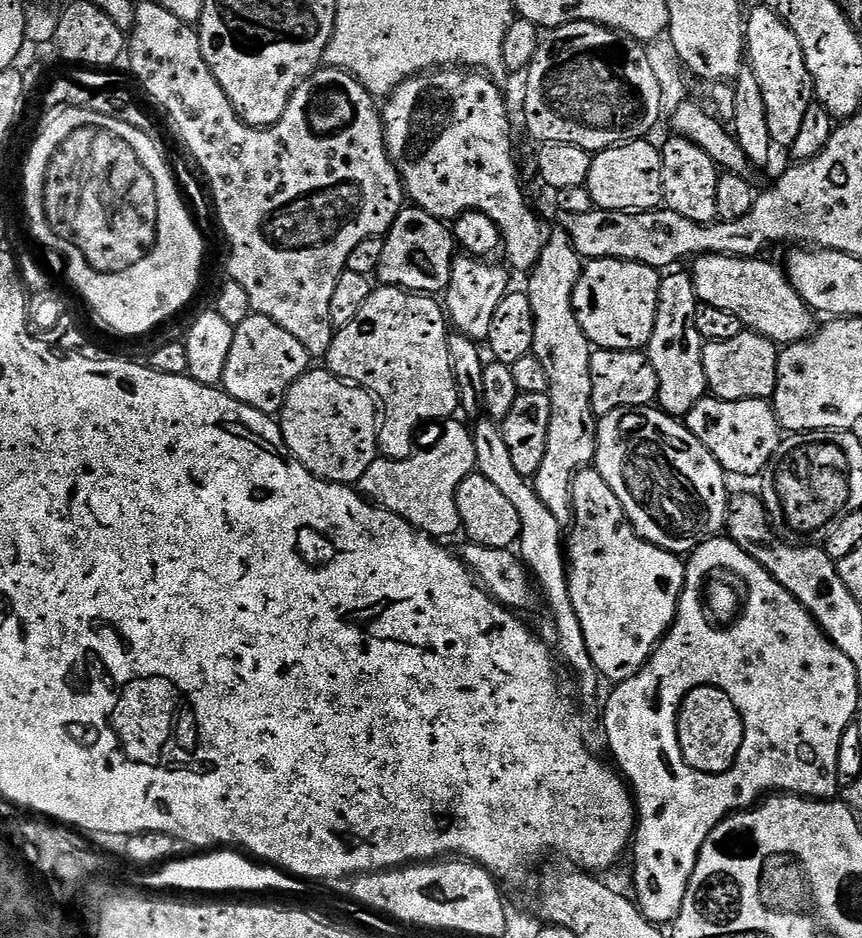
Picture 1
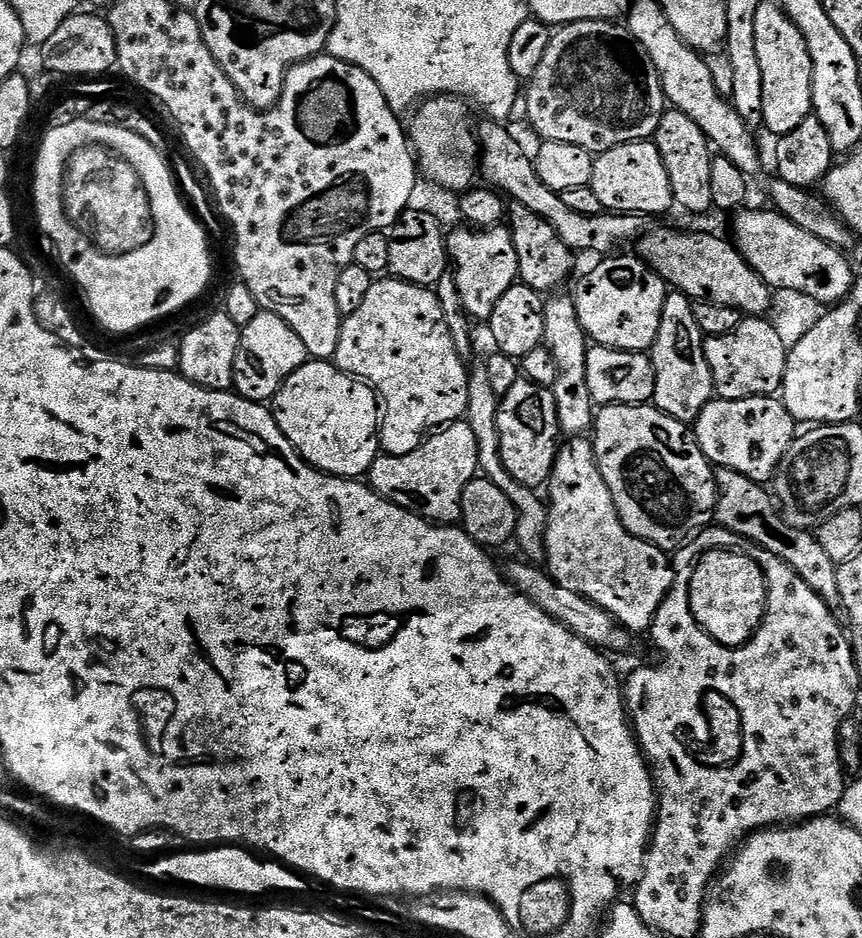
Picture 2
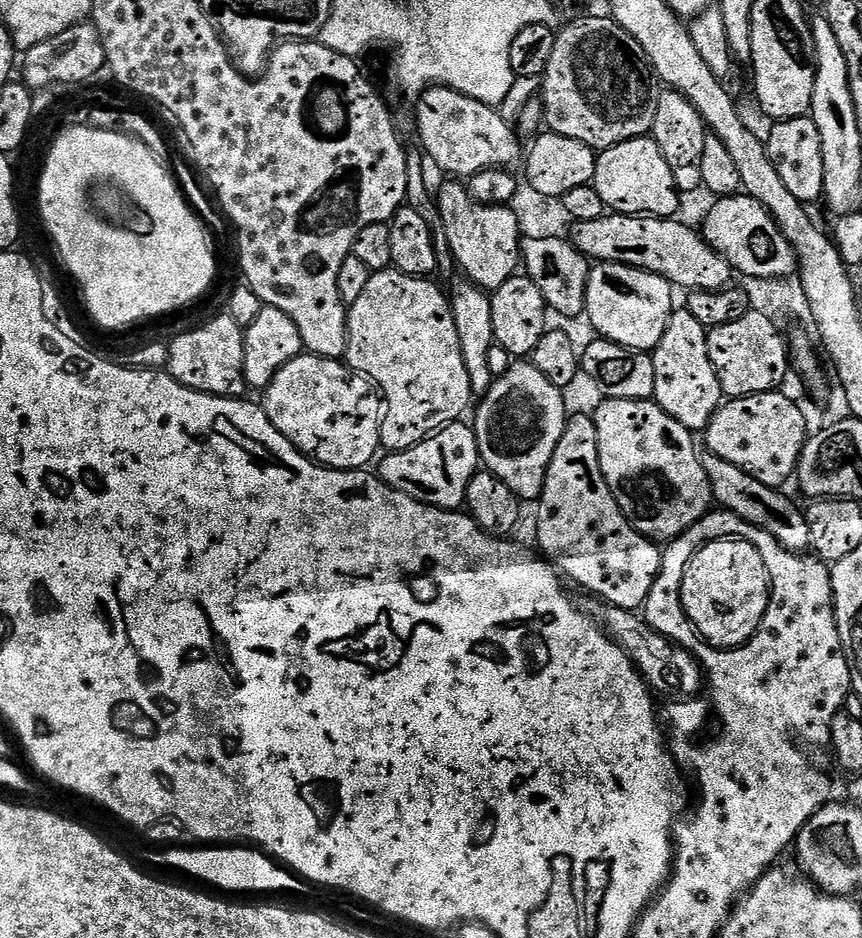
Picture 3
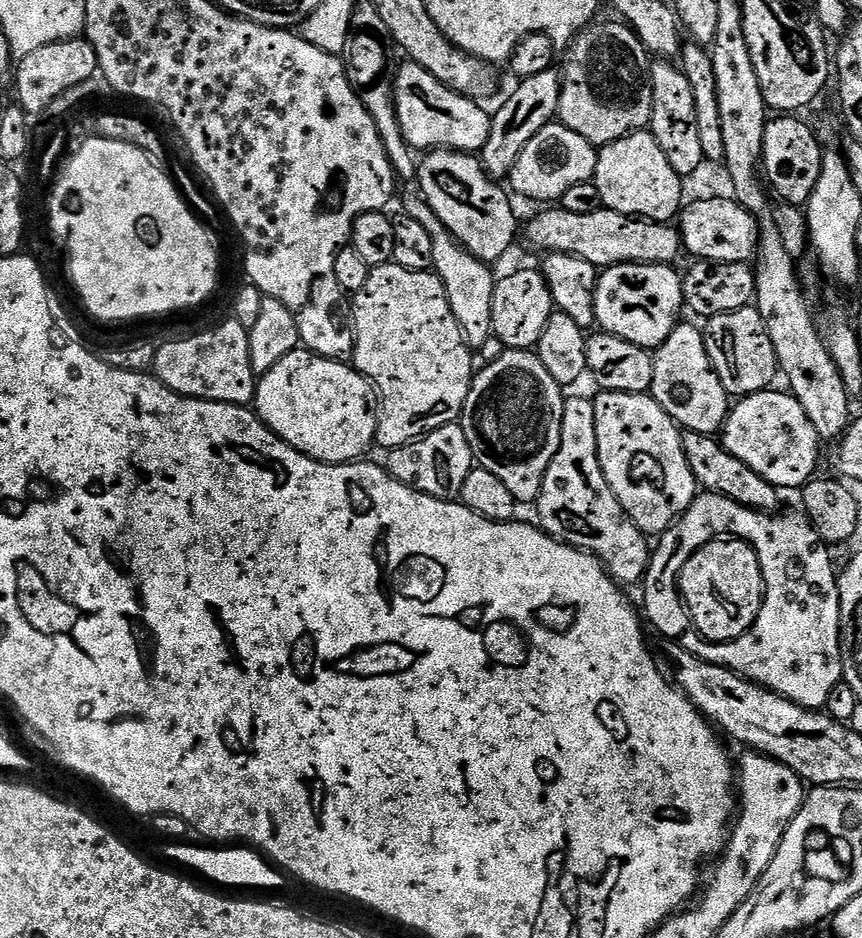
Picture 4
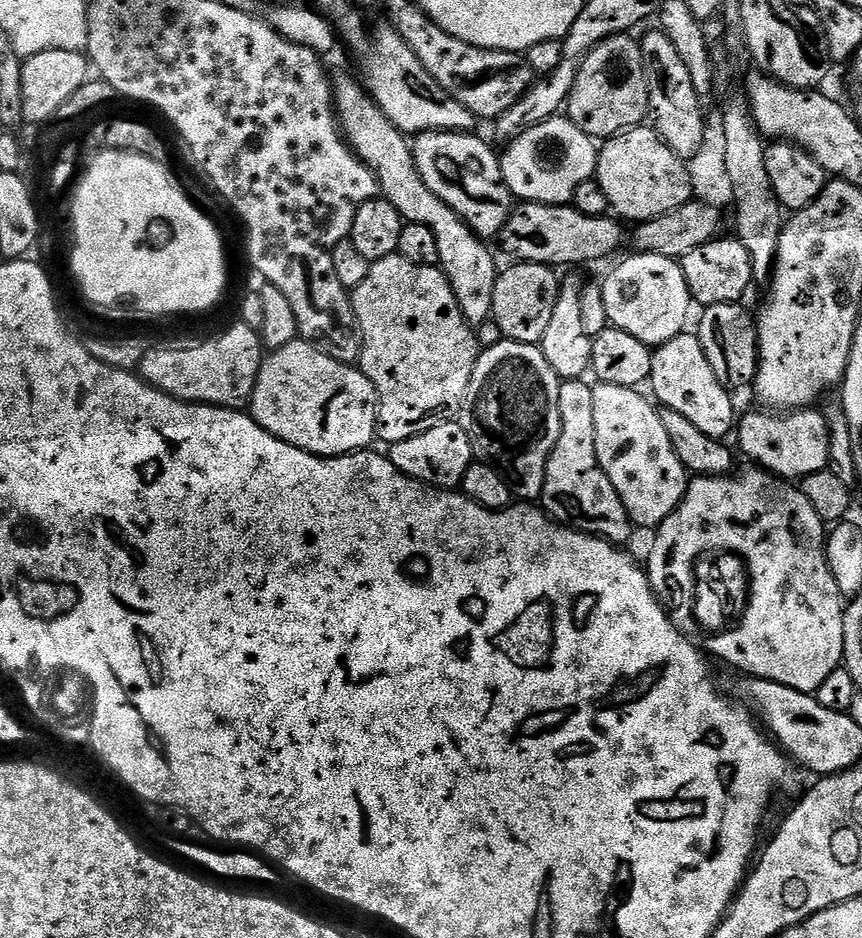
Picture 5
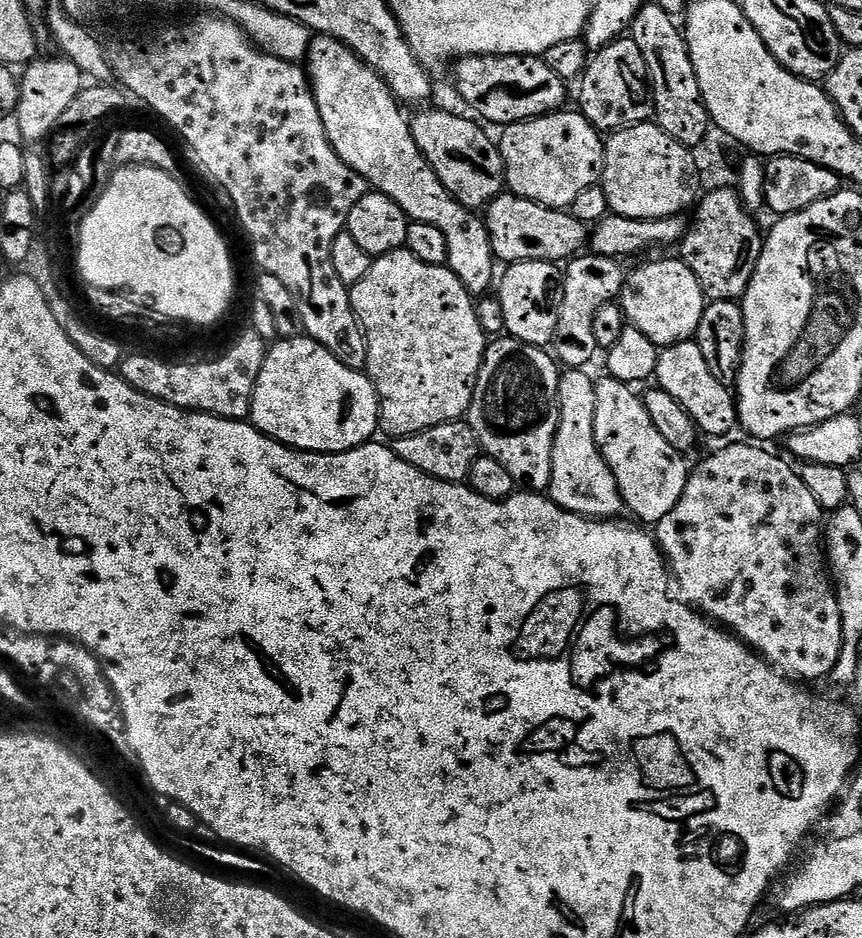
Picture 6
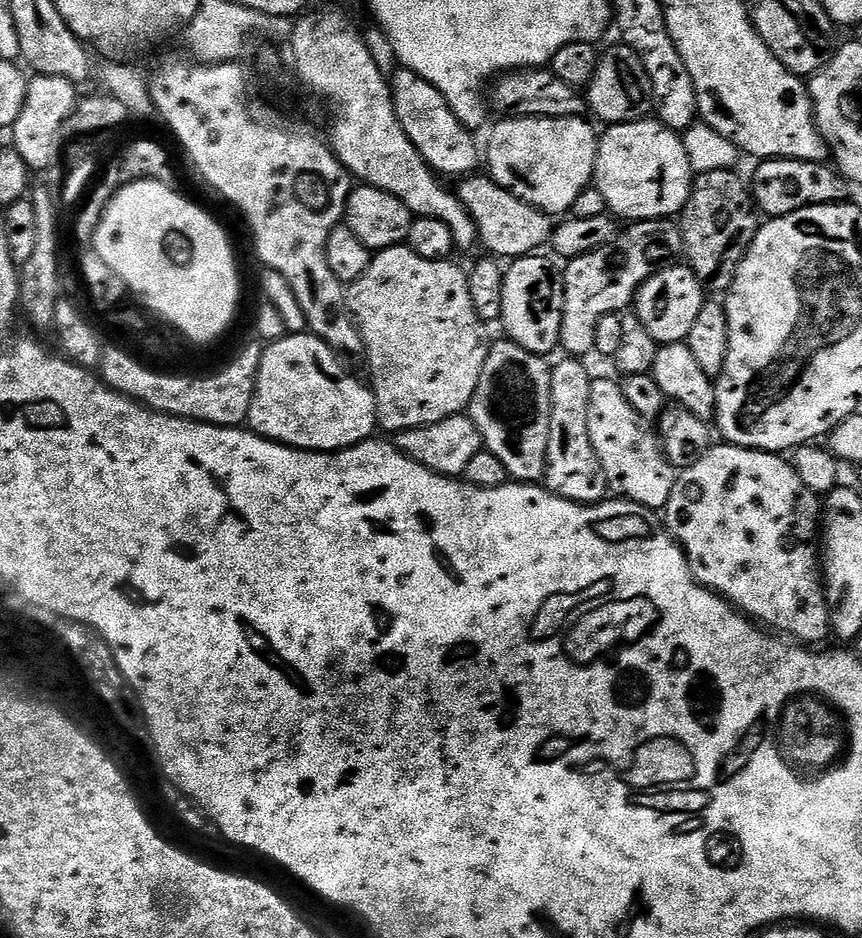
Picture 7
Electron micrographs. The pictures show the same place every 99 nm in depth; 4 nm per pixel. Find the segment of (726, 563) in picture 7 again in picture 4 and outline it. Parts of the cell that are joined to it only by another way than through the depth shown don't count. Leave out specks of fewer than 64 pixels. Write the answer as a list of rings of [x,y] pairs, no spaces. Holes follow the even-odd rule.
[[[701,491],[697,500],[679,516],[675,524],[670,525],[659,537],[660,545],[658,545],[657,548],[655,545],[655,547],[651,549],[648,569],[645,570],[642,581],[642,589],[644,588],[644,608],[642,607],[642,616],[649,625],[652,623],[653,626],[664,635],[664,638],[680,638],[680,635],[686,630],[689,631],[690,628],[689,614],[685,608],[684,599],[680,595],[680,571],[700,547],[706,546],[706,544],[710,543],[712,540],[720,539],[716,535],[716,532],[720,532],[724,538],[744,540],[757,552],[758,562],[761,563],[761,572],[764,575],[764,600],[760,613],[757,616],[757,620],[753,623],[752,628],[746,630],[746,632],[735,641],[727,644],[705,643],[703,645],[704,649],[702,649],[702,655],[704,659],[711,662],[711,664],[723,664],[724,667],[730,669],[731,672],[736,672],[739,676],[745,676],[745,678],[752,680],[755,684],[761,684],[763,688],[769,688],[771,692],[777,692],[779,696],[786,697],[787,700],[794,702],[798,706],[820,710],[827,705],[830,694],[834,694],[834,690],[842,683],[844,678],[844,663],[842,662],[842,654],[840,653],[840,581],[838,579],[838,568],[832,565],[832,556],[828,553],[831,552],[829,545],[825,544],[823,538],[814,530],[814,526],[808,520],[807,516],[804,515],[803,511],[796,510],[796,512],[786,513],[785,516],[780,515],[781,514],[756,512],[753,508],[742,506],[722,494]]]

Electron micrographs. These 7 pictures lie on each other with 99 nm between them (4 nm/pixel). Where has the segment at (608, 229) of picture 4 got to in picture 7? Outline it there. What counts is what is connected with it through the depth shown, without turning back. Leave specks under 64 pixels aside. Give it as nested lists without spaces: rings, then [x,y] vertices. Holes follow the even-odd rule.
[[[473,174],[459,181],[458,195],[470,218],[476,223],[476,235],[481,245],[489,248],[496,258],[519,258],[539,253],[549,243],[554,231],[554,220],[547,212],[522,202],[502,186],[492,181],[491,175]]]

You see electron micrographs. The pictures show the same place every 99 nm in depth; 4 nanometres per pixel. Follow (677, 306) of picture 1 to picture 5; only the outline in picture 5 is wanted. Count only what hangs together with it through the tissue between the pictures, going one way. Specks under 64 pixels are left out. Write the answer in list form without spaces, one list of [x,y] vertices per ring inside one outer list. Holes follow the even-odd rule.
[[[685,330],[680,335],[670,338],[670,342],[659,345],[652,354],[652,374],[650,377],[651,395],[657,405],[678,410],[682,418],[698,426],[702,434],[723,441],[724,436],[733,435],[738,424],[736,408],[732,405],[733,393],[718,382],[718,374],[706,359],[706,350],[702,350],[699,335]]]

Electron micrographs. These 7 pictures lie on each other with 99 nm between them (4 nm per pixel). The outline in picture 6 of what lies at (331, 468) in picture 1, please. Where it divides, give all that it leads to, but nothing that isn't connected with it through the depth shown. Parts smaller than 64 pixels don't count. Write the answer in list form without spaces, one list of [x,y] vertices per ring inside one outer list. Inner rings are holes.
[[[297,334],[277,339],[267,349],[254,386],[250,423],[263,436],[299,452],[345,452],[377,435],[380,397],[363,371],[338,362],[311,336]]]

